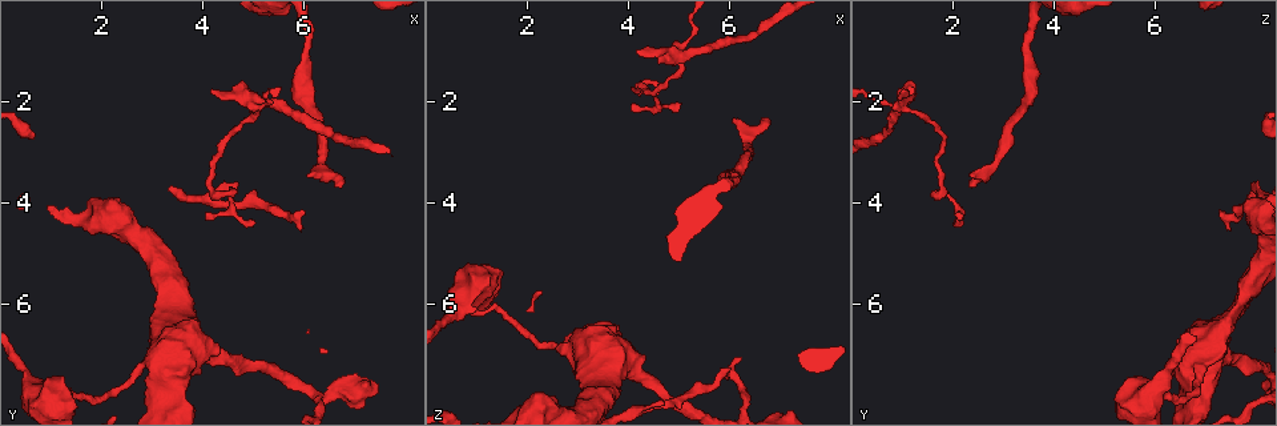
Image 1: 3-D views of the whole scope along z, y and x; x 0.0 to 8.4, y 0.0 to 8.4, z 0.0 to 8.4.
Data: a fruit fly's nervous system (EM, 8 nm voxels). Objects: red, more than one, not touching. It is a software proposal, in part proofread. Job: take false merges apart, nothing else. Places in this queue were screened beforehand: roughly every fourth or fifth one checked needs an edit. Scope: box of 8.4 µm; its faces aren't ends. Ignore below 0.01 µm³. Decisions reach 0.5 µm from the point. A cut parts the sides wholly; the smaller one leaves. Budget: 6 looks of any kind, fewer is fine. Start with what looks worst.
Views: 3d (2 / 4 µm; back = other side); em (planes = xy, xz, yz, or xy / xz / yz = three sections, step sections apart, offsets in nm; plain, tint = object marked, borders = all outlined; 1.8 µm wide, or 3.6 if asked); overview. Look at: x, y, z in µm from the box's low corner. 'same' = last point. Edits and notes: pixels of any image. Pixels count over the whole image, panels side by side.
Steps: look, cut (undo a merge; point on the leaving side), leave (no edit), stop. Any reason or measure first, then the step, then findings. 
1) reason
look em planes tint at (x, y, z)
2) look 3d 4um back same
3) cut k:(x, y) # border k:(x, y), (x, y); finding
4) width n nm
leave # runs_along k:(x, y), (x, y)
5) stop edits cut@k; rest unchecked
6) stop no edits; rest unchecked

three-way junction
look em xz step 16 borders at (5.00, 1.95, 1.05)

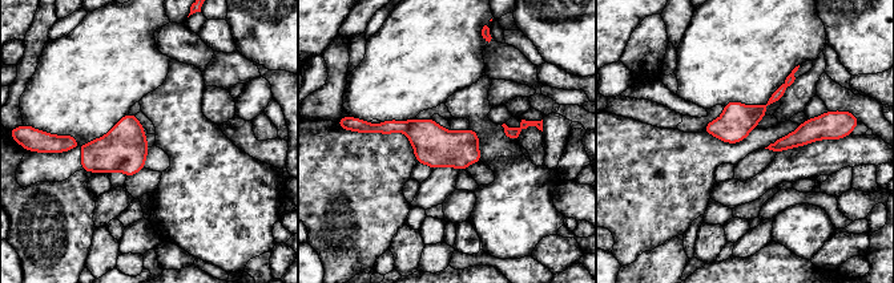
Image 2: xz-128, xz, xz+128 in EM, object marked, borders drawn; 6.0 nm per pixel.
look em xy step 4 borders same

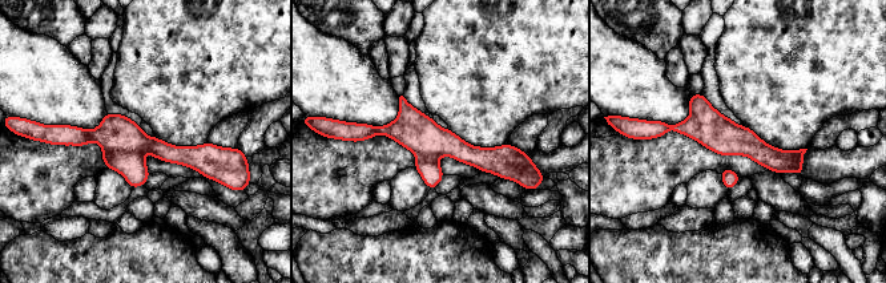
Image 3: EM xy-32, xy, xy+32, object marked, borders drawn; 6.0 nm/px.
cut 3:(132, 165) # a second cell is stuck on

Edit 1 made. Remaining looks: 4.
look overview

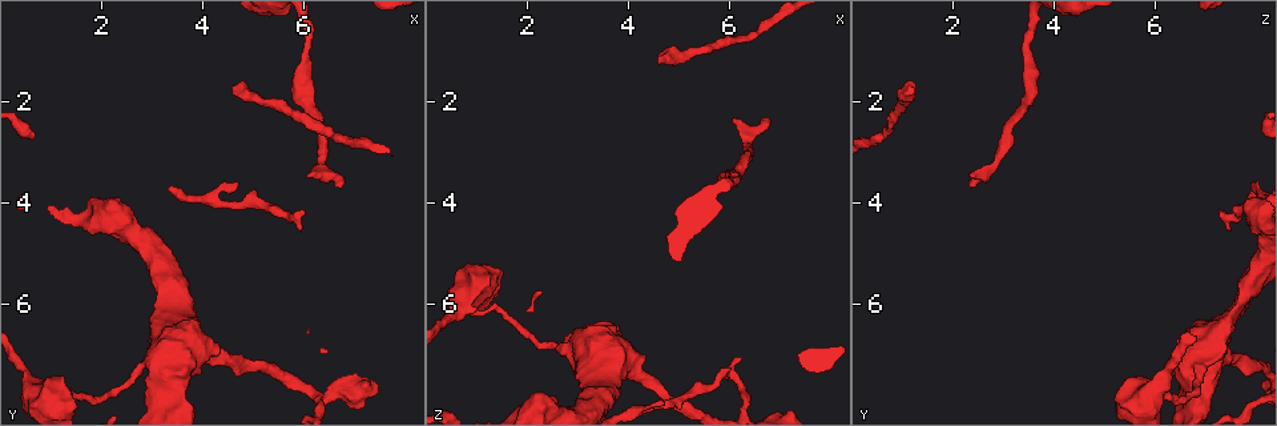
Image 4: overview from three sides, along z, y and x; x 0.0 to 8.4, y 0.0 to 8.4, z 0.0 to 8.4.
abrupt turn
look 3d 4um at (2.75, 7.25, 6.95)

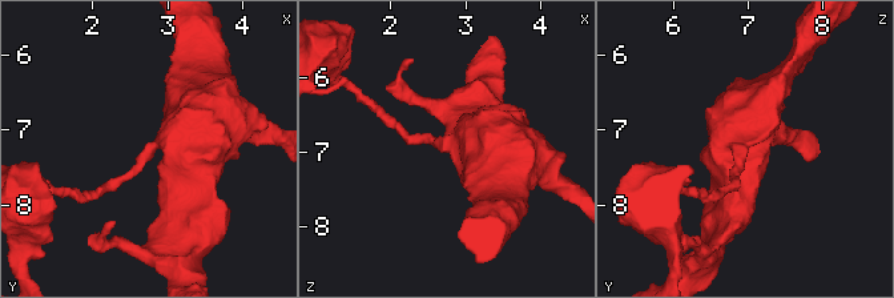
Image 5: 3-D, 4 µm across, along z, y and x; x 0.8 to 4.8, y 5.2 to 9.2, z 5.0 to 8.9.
now the EM
look em planes tint at (2.80, 7.30, 6.95)

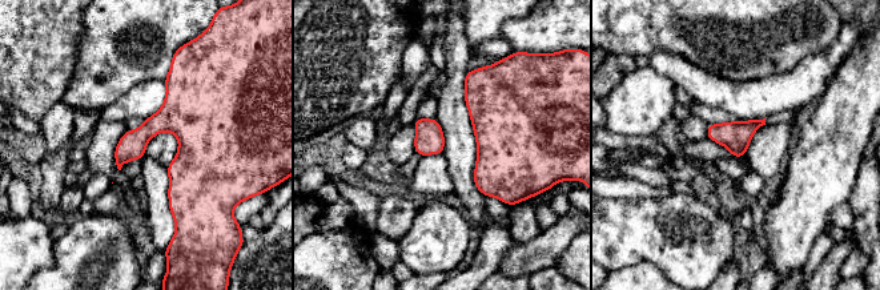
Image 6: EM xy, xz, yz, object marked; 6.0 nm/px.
leave # continuous, no second cell

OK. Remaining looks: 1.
thick turns thin
look em planes tint at (0.75, 7.55, 6.15)

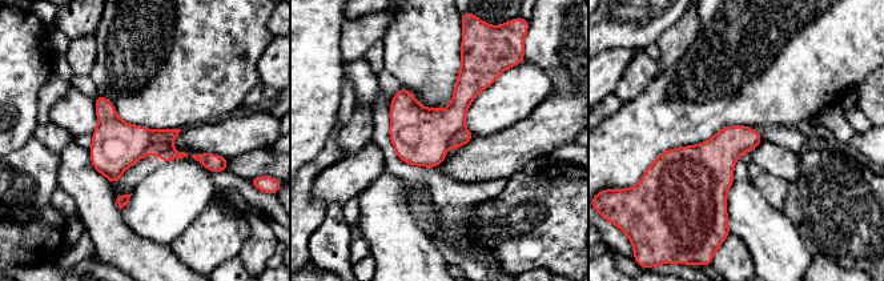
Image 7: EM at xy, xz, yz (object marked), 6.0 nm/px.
cut 7:(420, 136) # border 7:(463, 127), (450, 137), (447, 145); two cells meet here

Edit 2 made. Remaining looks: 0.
stop edits cut@3, cut@7; rest unchecked

